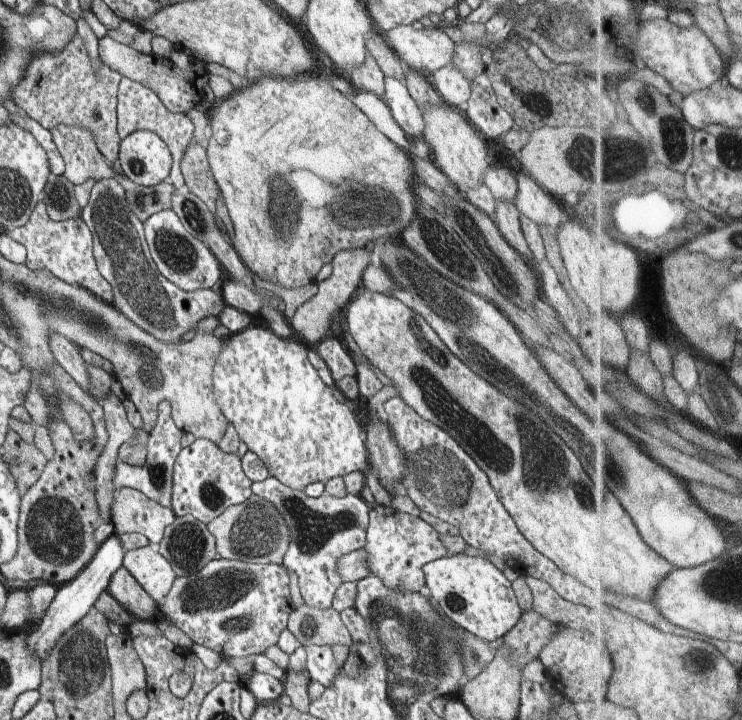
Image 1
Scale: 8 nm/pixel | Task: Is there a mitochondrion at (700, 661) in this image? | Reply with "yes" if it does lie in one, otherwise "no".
yes

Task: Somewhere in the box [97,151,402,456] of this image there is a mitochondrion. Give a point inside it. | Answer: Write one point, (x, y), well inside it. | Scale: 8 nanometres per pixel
(178, 252)

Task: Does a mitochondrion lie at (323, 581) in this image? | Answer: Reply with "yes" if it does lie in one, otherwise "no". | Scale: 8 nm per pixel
no

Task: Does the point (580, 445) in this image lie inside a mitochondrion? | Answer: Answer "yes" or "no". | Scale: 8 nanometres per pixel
yes

